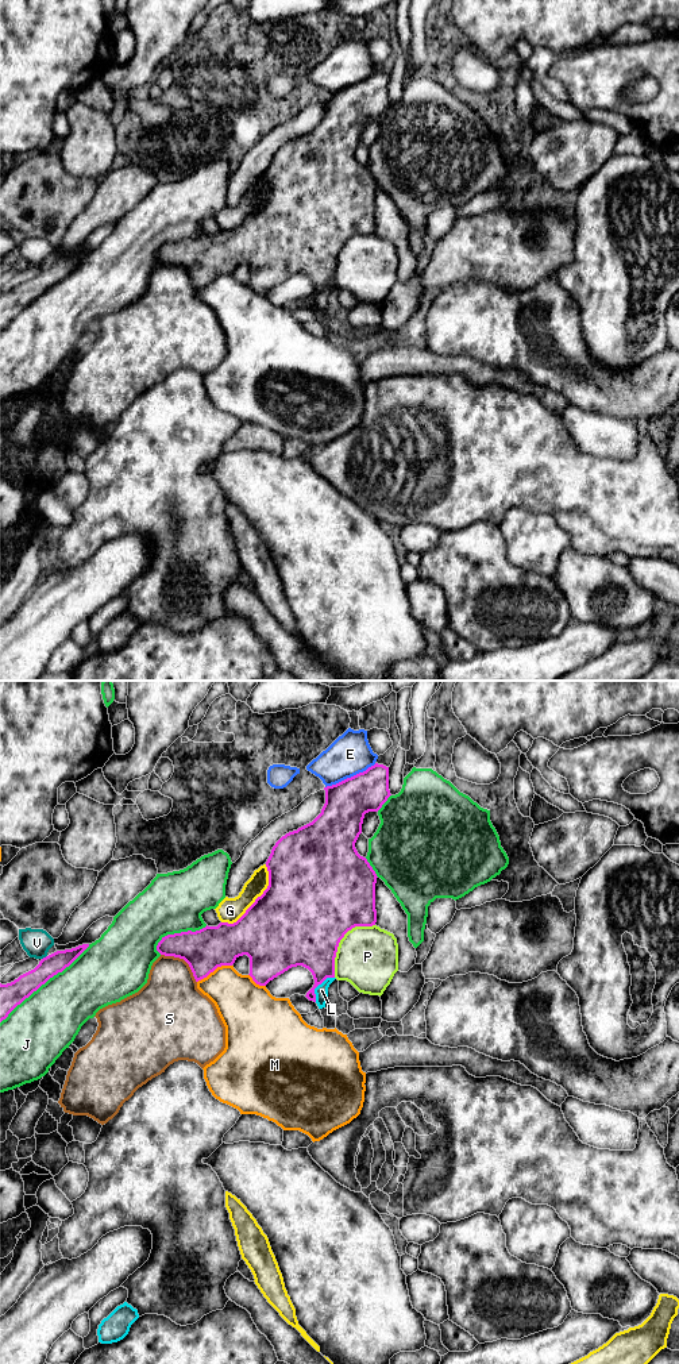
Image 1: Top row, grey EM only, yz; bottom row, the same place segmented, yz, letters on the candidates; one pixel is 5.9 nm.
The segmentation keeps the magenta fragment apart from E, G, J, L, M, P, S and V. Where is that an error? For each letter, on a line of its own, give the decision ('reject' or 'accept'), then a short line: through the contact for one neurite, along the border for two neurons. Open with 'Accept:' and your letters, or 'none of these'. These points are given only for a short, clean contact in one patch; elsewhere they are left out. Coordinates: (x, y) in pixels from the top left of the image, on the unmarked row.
Accept: none of these
E: reject
G: reject
J: reject
L: reject
M: reject
P: reject
S: reject
V: reject; line yz (46, 264), (42, 268)

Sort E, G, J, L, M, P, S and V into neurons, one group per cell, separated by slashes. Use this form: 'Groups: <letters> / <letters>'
Groups: E / G / J / L / M / P / S / V

